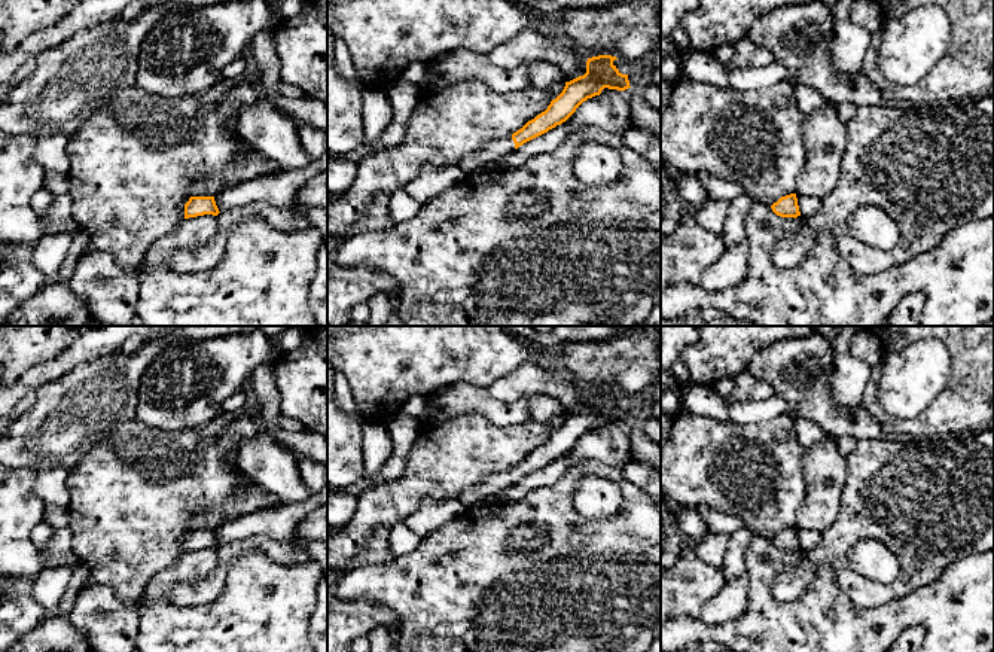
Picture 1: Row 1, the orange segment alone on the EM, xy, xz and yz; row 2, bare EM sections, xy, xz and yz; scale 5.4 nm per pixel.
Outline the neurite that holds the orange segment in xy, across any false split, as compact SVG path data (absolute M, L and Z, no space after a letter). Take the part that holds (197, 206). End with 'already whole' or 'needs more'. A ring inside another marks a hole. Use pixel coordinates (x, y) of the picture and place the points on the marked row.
M190 196L185 204L185 219L219 213L214 196Z | already whole

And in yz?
M796 194L781 196L771 205L772 211L781 217L798 217L801 216Z | already whole

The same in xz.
M612 55L588 58L586 73L565 82L562 92L551 101L545 112L528 121L512 135L494 140L485 144L482 149L463 156L455 162L455 165L466 174L476 170L484 170L488 162L500 159L524 143L565 122L583 101L600 95L604 88L618 91L631 88L628 74L622 74L616 68L613 64L615 60L618 58Z | needs more

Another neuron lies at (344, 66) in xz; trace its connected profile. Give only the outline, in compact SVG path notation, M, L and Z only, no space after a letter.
M338 37L333 40L335 48L335 68L336 71L347 80L353 83L359 83L354 65L353 65L353 57L348 49L348 46Z

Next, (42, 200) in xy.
M43 186L33 195L31 208L34 210L39 219L42 219L48 213L52 201L54 195Z

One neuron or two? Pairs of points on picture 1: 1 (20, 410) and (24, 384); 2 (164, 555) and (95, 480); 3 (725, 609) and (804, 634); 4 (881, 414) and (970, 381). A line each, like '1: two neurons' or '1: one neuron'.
1: two neurons
2: one neuron
3: two neurons
4: one neuron

